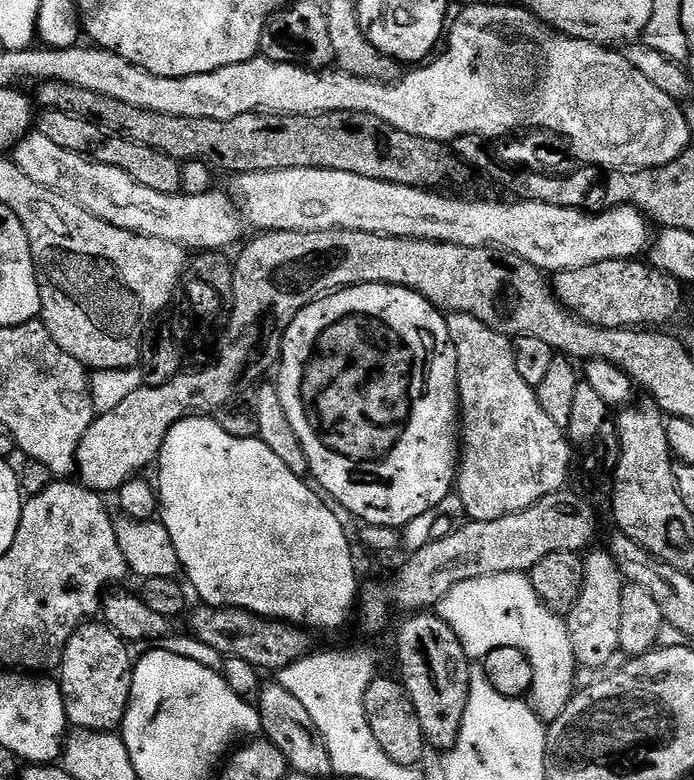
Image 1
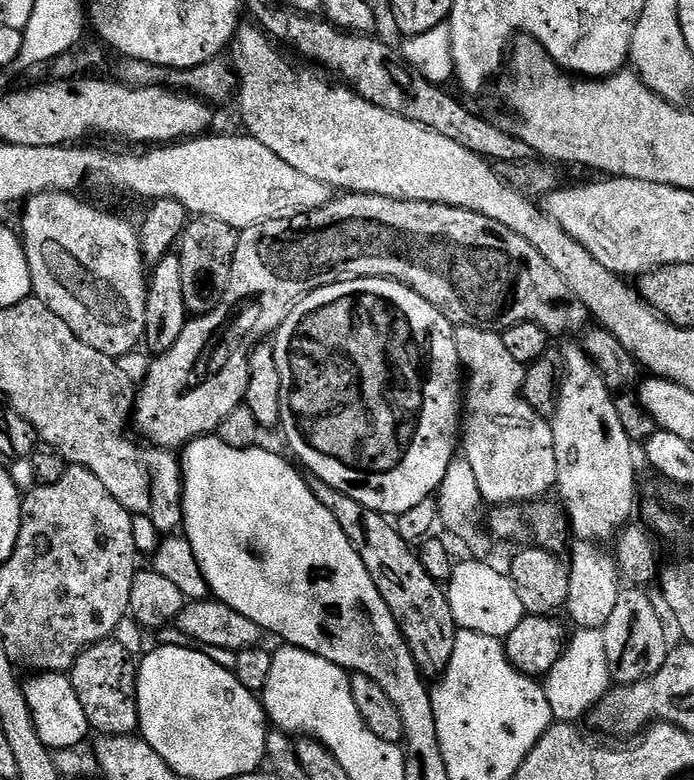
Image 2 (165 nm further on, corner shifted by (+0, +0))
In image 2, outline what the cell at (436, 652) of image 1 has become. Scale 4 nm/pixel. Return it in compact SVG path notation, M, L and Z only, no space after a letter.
M313 479L311 486L318 502L322 502L322 506L334 514L346 538L350 538L374 586L378 586L386 606L390 606L396 615L421 672L428 678L439 677L448 669L458 631L447 591L442 587L441 581L435 580L426 572L413 545L402 540L395 523L389 517L362 506L362 502L354 502L354 498L326 486L326 482L321 480Z

